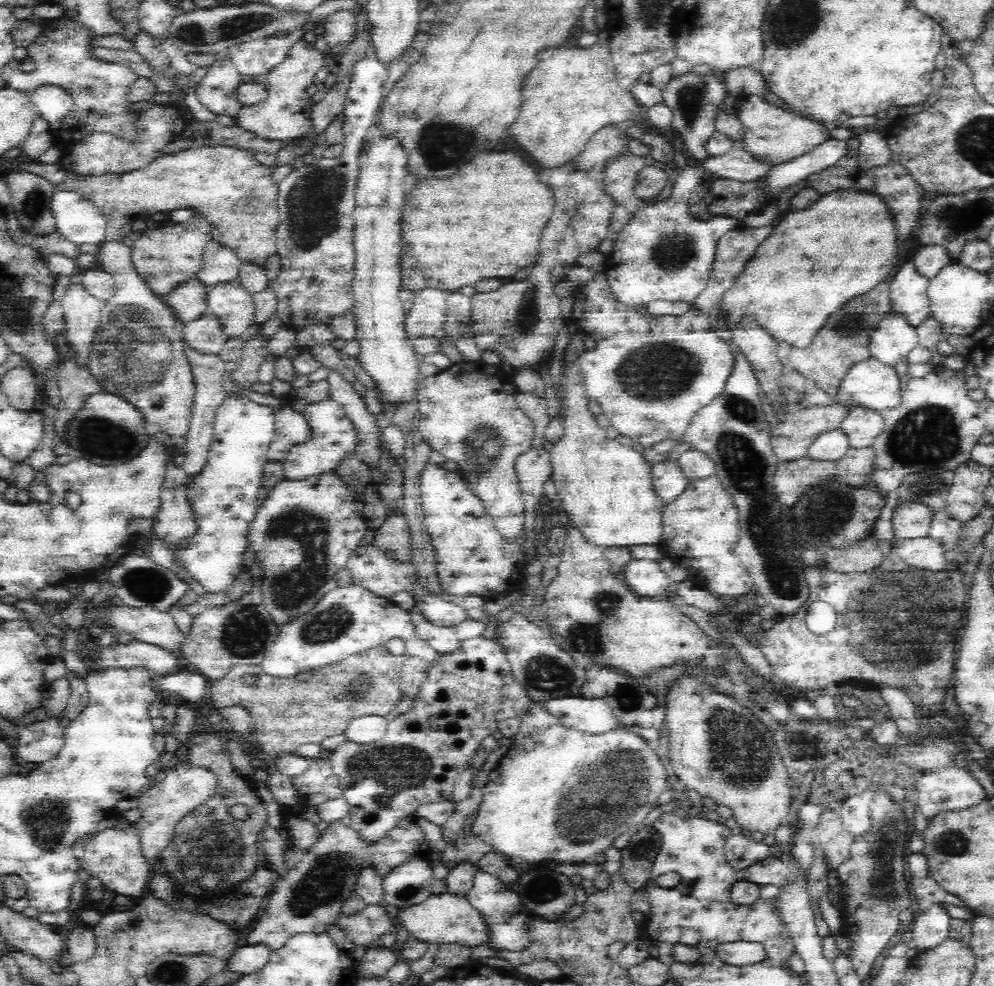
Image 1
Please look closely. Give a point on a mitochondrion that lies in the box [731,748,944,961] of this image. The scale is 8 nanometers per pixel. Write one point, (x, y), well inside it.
(883, 886)

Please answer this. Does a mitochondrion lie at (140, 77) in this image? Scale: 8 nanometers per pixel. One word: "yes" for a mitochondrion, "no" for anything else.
no

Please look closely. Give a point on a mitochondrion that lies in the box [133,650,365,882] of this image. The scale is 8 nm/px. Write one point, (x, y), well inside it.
(219, 844)

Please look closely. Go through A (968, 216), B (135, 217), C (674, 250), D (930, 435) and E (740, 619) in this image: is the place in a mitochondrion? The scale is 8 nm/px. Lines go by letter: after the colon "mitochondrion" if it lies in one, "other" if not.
A: mitochondrion
B: other
C: mitochondrion
D: mitochondrion
E: other

